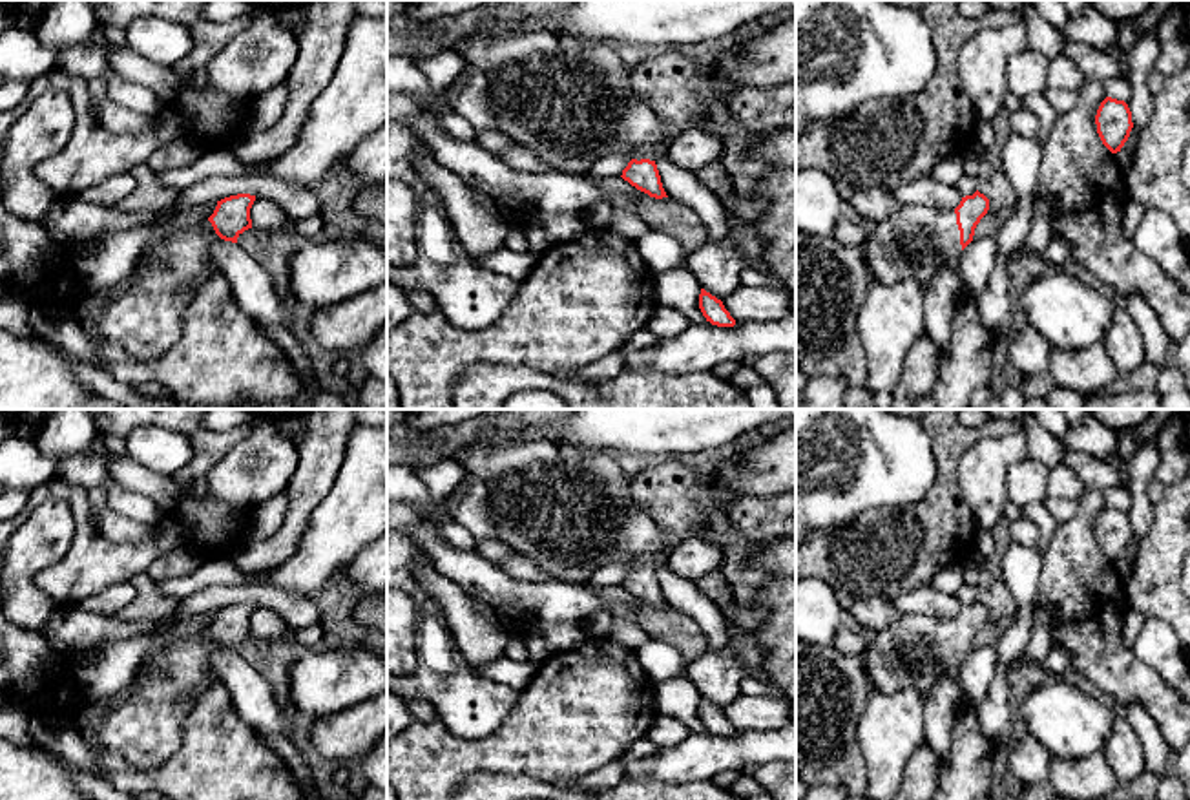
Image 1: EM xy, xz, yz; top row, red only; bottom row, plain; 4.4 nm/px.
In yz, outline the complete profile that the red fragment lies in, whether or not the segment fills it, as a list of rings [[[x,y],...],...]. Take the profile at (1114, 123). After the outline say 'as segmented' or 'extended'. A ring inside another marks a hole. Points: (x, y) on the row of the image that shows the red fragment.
[[[1106,97],[1097,110],[1095,124],[1102,144],[1117,153],[1133,128],[1132,111],[1124,100]]]; as segmented

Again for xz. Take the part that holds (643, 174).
[[[558,38],[551,55],[535,53],[524,62],[506,66],[487,82],[498,132],[540,161],[564,174],[588,174],[617,148],[628,150],[632,161],[622,179],[650,197],[668,197],[655,161],[666,155],[670,133],[657,113],[633,91],[632,69],[611,46]]]; extended

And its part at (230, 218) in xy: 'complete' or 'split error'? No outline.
split error

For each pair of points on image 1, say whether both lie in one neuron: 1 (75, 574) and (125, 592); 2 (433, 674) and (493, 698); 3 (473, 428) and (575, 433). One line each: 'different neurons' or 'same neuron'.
1: different neurons
2: same neuron
3: different neurons

